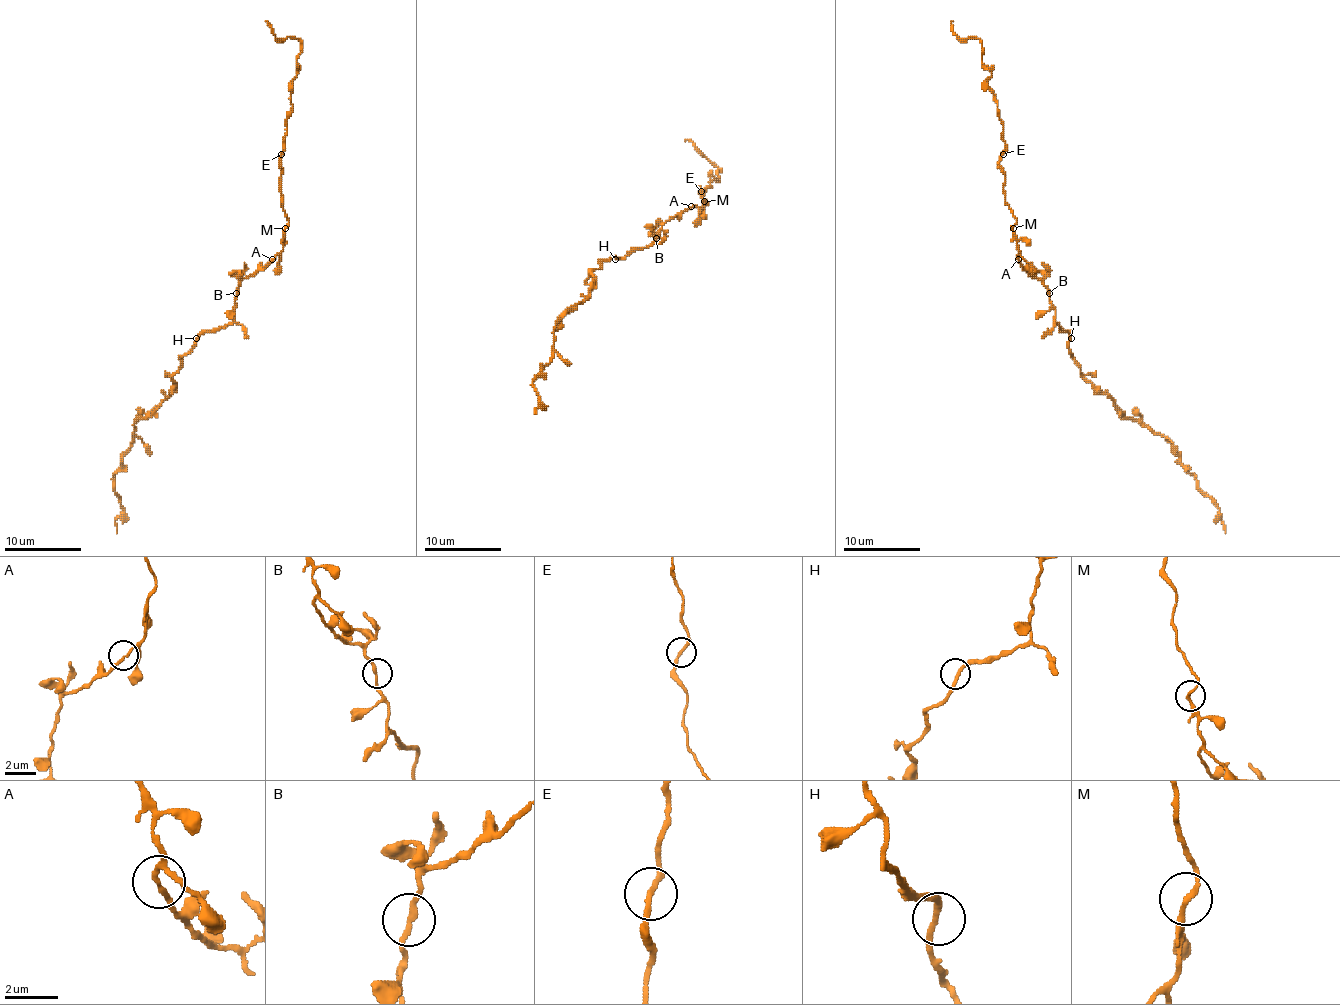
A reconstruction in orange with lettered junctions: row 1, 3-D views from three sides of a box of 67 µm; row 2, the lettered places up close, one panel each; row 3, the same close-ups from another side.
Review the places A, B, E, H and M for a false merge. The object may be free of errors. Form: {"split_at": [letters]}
{"split_at": []}

